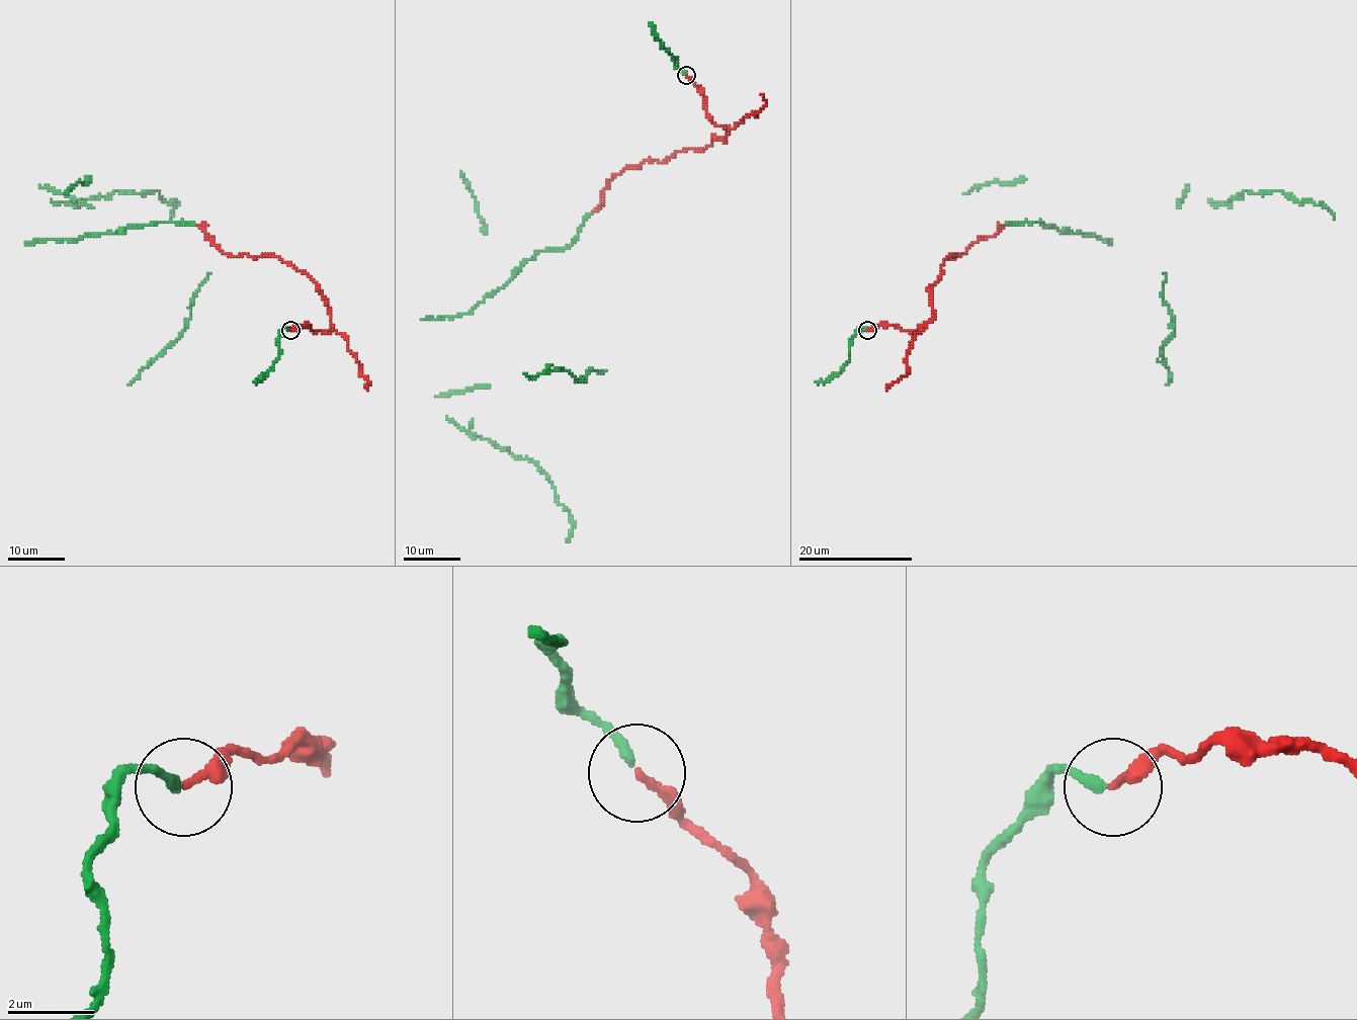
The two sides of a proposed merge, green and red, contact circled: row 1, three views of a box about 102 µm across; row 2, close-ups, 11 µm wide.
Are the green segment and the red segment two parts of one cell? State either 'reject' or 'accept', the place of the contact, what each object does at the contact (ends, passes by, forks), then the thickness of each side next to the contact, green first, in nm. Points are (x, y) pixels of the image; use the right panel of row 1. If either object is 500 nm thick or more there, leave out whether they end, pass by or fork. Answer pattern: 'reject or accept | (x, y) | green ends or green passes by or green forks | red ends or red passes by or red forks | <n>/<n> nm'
accept | (867, 330) | green ends | red ends | 220/180 nm

